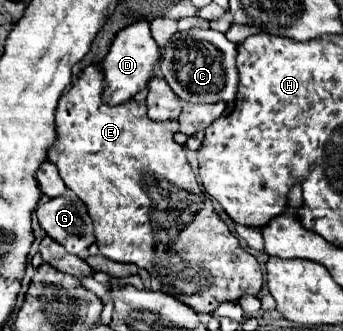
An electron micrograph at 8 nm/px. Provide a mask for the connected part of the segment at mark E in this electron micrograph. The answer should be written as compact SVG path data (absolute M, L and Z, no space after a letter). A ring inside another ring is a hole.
M88 64L72 88L60 98L56 108L56 142L48 150L48 160L58 166L64 184L86 204L94 222L96 244L100 254L114 262L132 262L150 272L152 290L172 294L196 312L212 312L220 302L236 302L244 294L258 294L262 288L262 270L258 260L248 254L238 238L216 214L212 200L202 192L188 160L184 146L174 142L178 122L150 120L146 102L126 100L118 106L102 102L104 72L98 64ZM178 270L208 270L208 282L196 294L178 294Z

